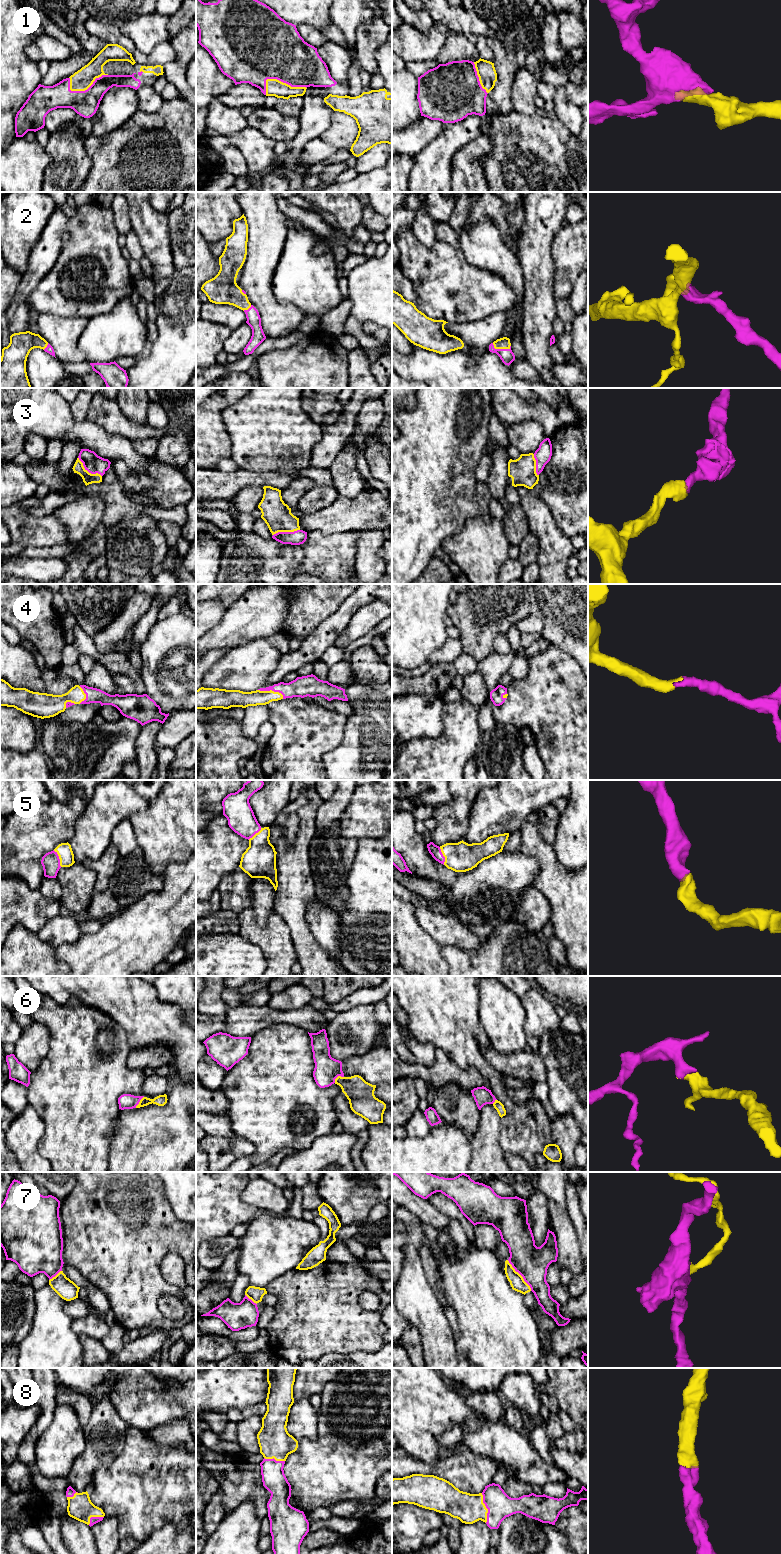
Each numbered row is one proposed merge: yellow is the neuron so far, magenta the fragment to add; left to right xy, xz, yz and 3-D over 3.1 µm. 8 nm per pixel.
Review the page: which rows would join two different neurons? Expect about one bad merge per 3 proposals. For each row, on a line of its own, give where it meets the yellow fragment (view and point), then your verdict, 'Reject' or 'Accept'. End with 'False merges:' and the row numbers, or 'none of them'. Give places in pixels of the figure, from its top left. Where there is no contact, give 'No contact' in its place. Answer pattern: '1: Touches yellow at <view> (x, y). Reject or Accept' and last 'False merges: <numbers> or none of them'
1: Touches yellow at xz (285, 83). Accept
2: Touches yellow at yz (500, 348). Accept
3: Touches yellow at xy (87, 471). Accept
4: Touches yellow at xz (271, 690). Accept
5: Touches yellow at xy (59, 858). Accept
6: Touches yellow at xz (337, 1077). Accept
7: Touches yellow at yz (520, 1275). Reject
8: Touches yellow at yz (486, 1508). Accept
False merges: 7

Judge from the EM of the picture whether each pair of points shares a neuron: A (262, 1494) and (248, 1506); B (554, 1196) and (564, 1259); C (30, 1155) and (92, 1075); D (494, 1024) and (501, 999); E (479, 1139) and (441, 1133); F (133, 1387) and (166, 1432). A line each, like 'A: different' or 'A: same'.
A: different
B: same
C: different
D: same
E: different
F: different

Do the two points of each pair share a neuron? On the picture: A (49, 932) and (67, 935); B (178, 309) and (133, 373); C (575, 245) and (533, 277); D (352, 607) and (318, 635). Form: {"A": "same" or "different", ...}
{"A": "same", "B": "same", "C": "different", "D": "same"}

